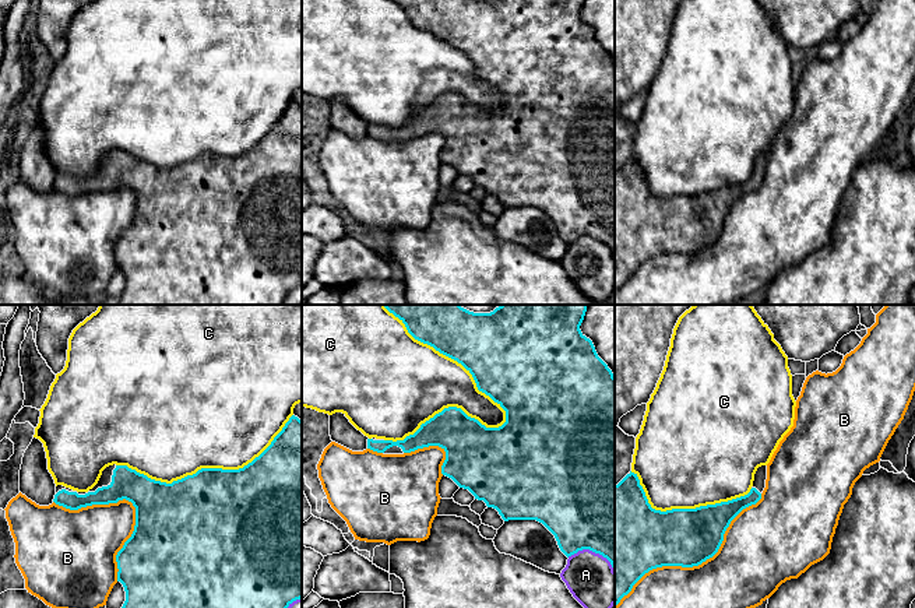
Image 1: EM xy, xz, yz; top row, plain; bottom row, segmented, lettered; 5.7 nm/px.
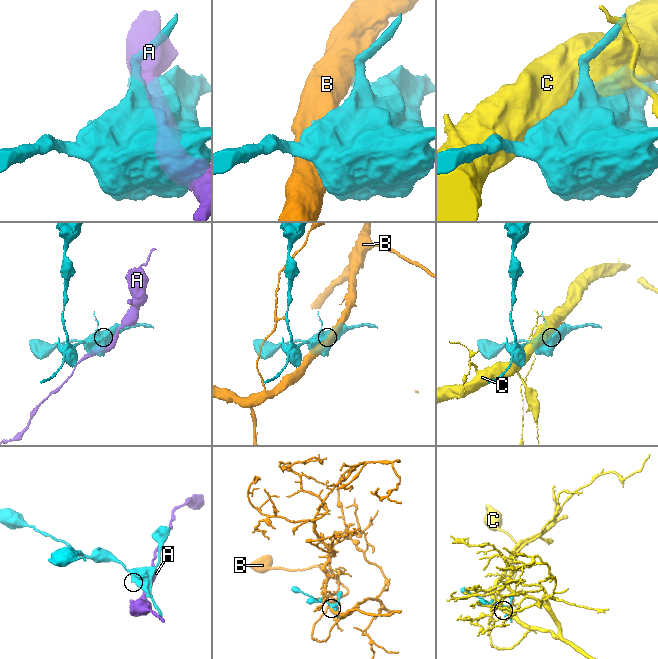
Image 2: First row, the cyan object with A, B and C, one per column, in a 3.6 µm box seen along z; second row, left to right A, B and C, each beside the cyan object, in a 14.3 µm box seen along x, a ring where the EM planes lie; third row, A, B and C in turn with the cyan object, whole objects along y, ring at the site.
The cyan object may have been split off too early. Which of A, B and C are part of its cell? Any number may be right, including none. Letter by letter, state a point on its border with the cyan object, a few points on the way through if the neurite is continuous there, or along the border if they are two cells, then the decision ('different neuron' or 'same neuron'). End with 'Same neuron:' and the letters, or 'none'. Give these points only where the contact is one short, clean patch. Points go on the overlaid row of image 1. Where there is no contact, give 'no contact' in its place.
A: contact xz (594, 551); different neuron
B: contact yz (696, 565); different neuron
C: contact xz (451, 358); different neuron
Same neuron: none

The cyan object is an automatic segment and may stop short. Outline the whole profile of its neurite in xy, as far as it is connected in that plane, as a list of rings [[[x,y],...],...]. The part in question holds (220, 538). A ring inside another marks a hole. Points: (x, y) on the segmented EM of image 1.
[[[292,415],[271,444],[251,463],[239,470],[201,468],[172,484],[148,478],[127,465],[109,465],[98,484],[88,492],[77,492],[63,485],[56,486],[53,502],[70,510],[92,505],[109,505],[129,500],[136,507],[136,526],[131,537],[116,555],[117,581],[126,591],[122,608],[288,608],[302,598],[302,421]]]

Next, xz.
[[[384,305],[384,307],[405,324],[415,340],[461,363],[472,375],[478,390],[506,411],[506,422],[499,428],[486,428],[478,419],[468,417],[461,408],[448,407],[422,424],[413,435],[404,440],[393,442],[372,437],[367,439],[367,449],[383,454],[404,454],[439,446],[446,451],[441,474],[451,478],[460,488],[468,489],[475,499],[483,500],[488,507],[496,509],[504,521],[536,520],[555,535],[560,551],[567,558],[578,551],[590,549],[606,558],[615,572],[615,376],[598,356],[592,341],[580,330],[587,305],[500,305],[490,313],[474,313],[460,305]]]

